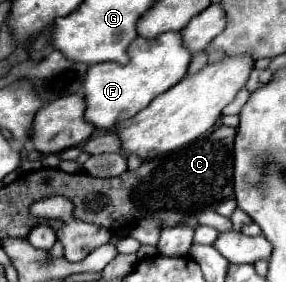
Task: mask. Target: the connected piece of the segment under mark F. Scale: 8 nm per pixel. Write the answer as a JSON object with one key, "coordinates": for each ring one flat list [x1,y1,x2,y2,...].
{"coordinates":[[164,32,164,34,158,34,156,38,140,36,132,42,128,54,130,54,130,62,124,66,118,62,102,62,102,64,90,66,86,72,86,82,82,84,82,94,86,98,86,120,92,122,100,130,110,130,110,128,122,124,124,120,128,120,134,114,138,114,140,110,144,110,156,96,164,94,172,86,176,86,186,76,190,60,192,60,192,52,184,46,180,32]]}

